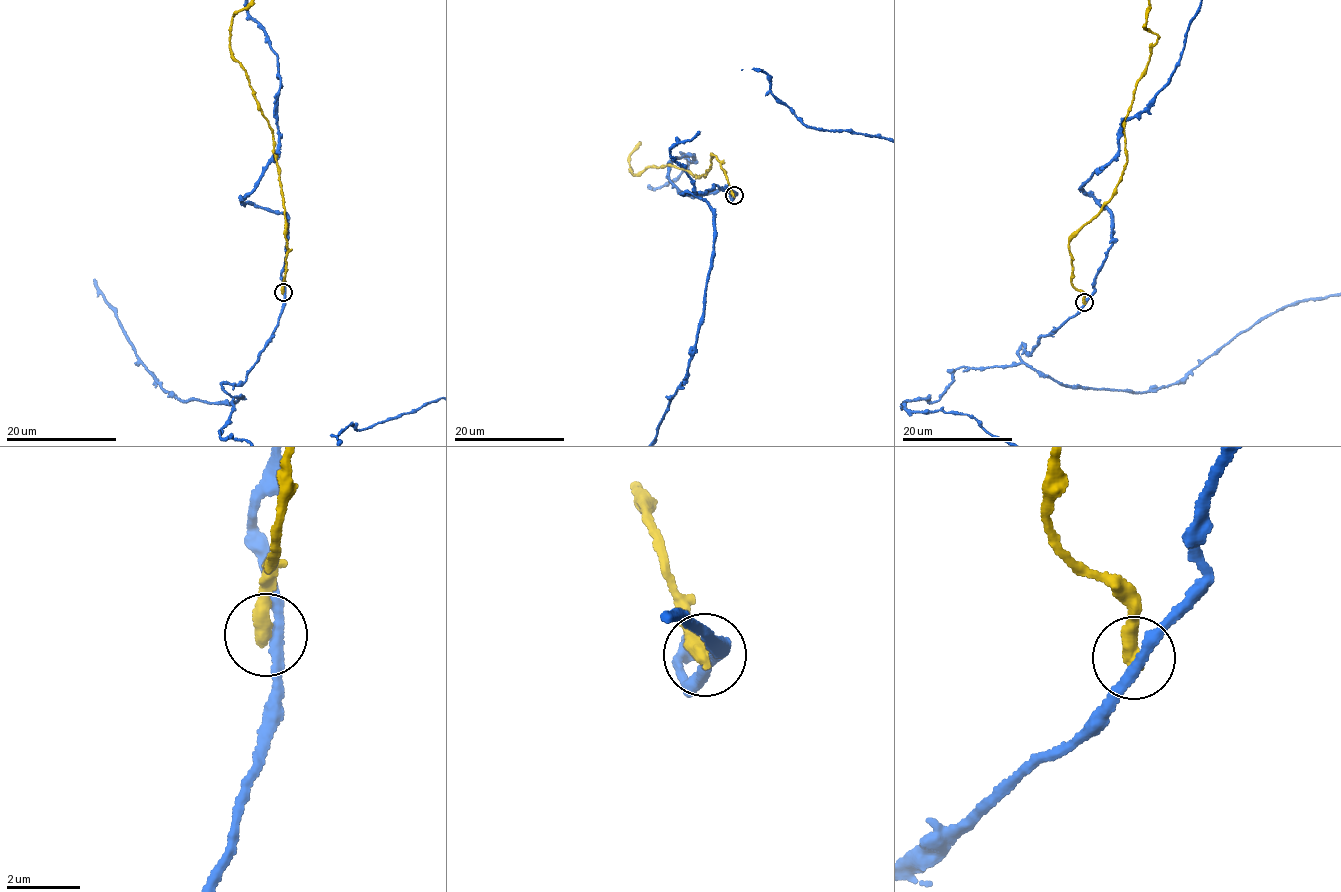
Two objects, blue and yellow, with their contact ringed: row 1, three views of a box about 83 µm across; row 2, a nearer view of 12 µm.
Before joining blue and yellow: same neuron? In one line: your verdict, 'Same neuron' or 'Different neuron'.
Different neuron

